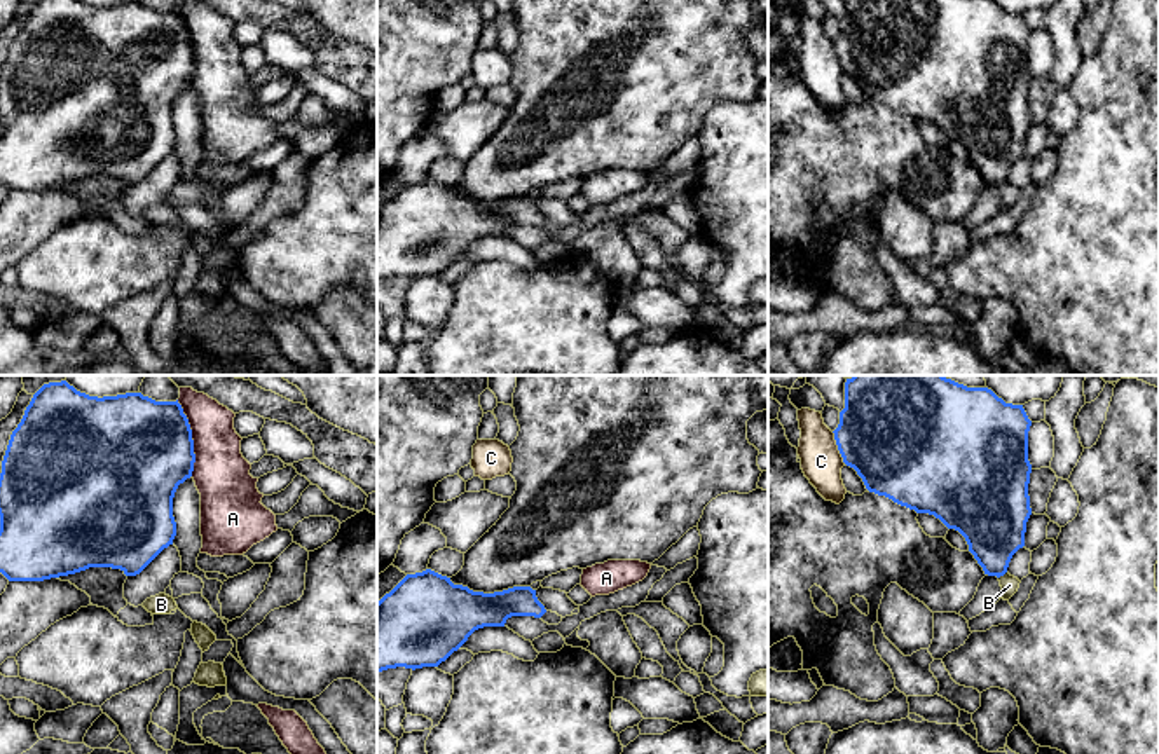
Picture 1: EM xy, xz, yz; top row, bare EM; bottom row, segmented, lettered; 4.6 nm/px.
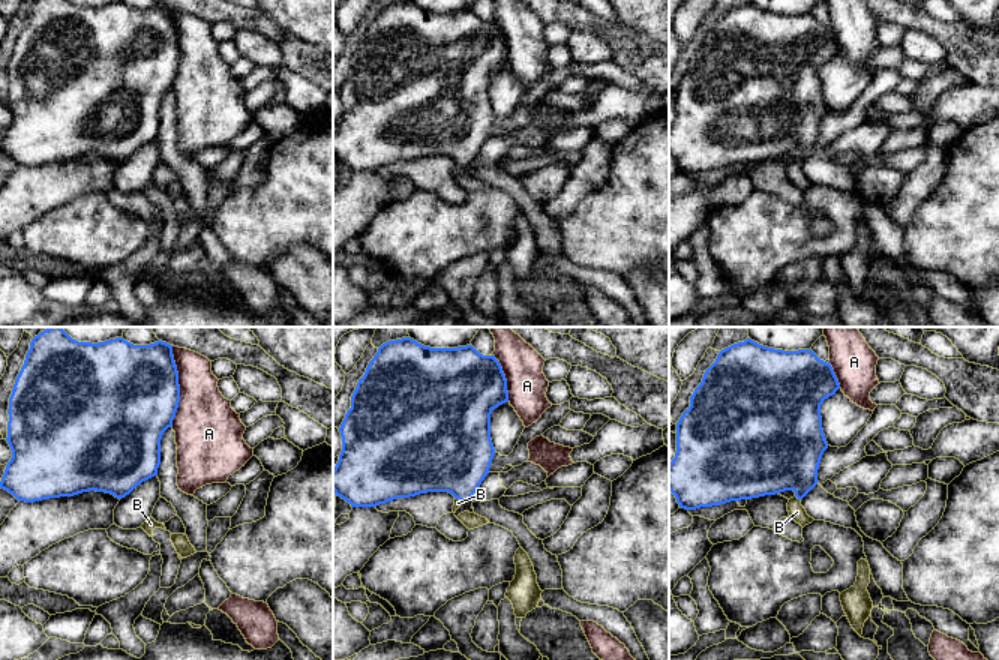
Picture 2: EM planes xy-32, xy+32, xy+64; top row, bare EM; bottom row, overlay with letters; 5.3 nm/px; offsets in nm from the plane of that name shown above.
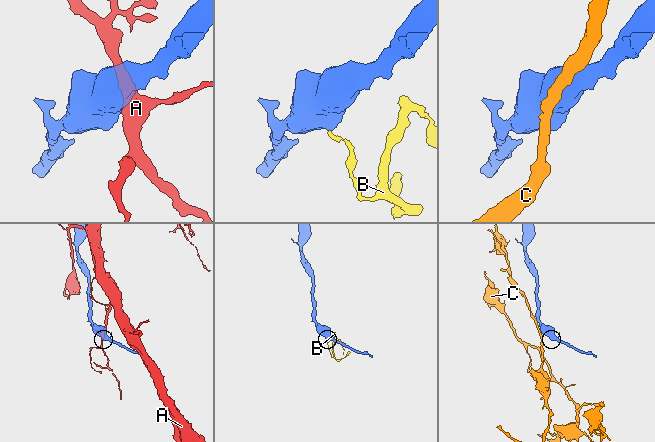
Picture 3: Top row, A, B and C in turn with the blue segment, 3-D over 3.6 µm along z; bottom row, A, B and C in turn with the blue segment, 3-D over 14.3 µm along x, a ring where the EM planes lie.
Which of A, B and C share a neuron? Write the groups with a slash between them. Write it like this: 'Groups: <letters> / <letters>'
Groups: A / B / C

